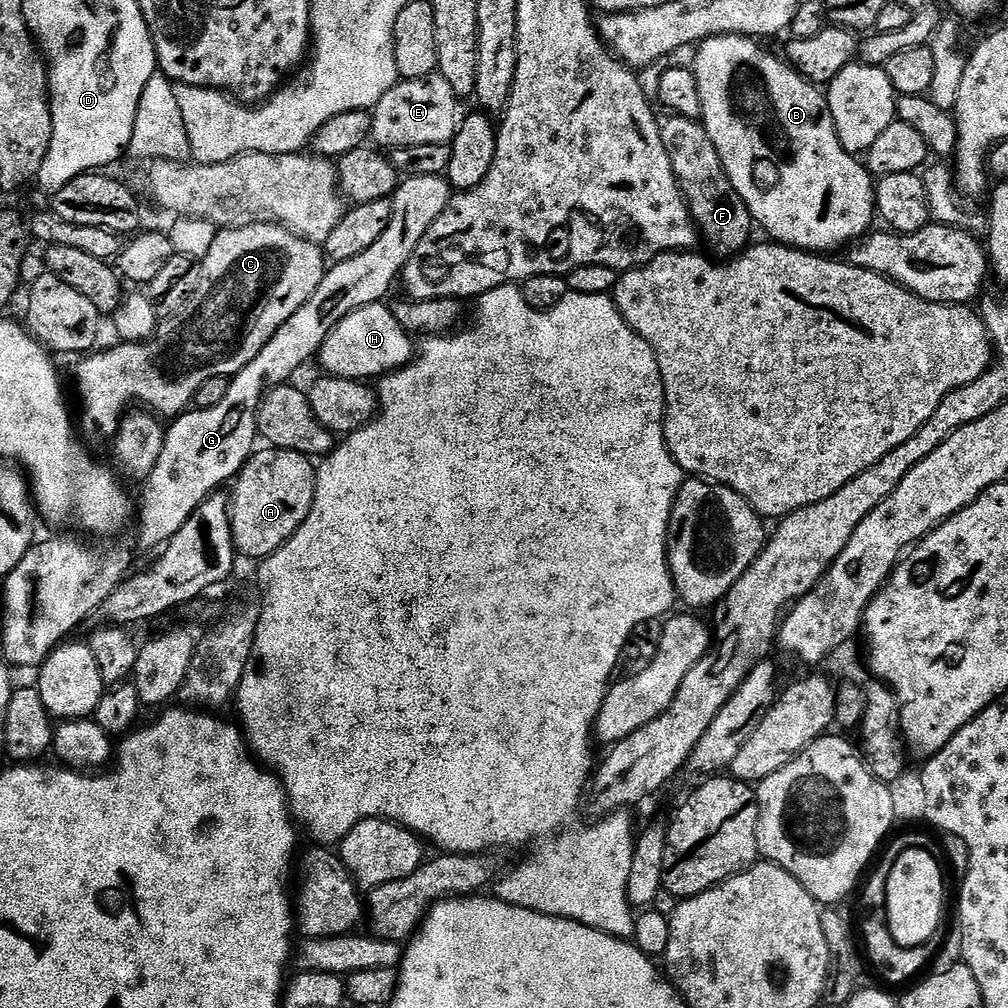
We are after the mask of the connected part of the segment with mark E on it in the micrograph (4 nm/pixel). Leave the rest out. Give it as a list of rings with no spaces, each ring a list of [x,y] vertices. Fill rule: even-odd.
[[[439,74],[421,80],[401,80],[393,88],[386,90],[376,107],[371,109],[371,139],[377,140],[375,143],[384,150],[402,146],[451,145],[458,127],[456,103],[456,91]]]

